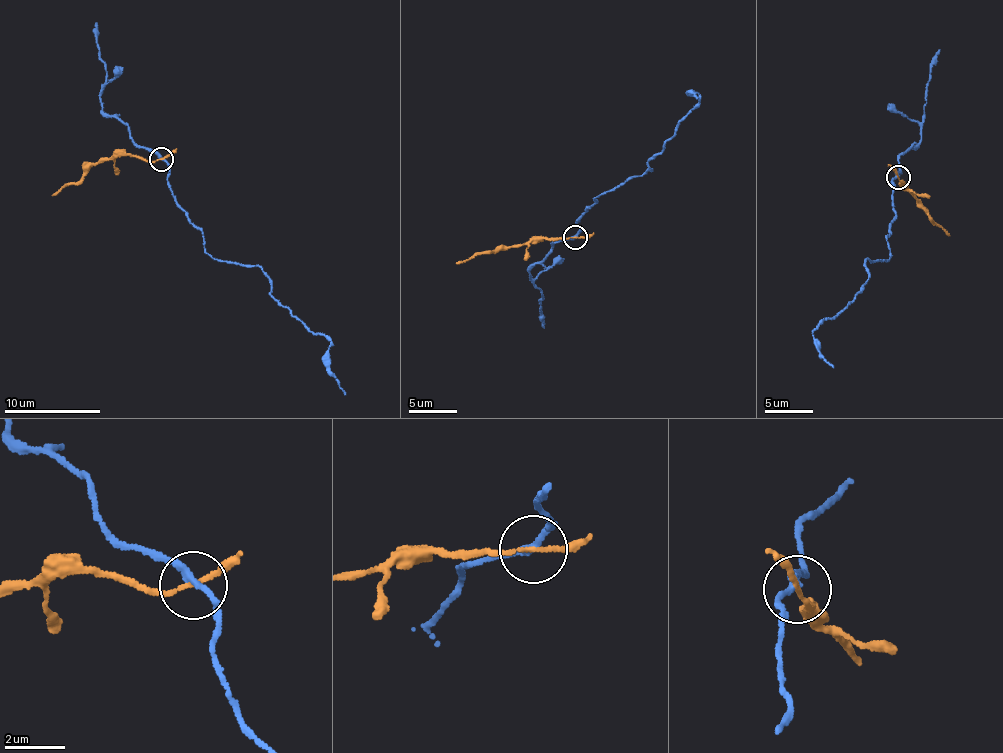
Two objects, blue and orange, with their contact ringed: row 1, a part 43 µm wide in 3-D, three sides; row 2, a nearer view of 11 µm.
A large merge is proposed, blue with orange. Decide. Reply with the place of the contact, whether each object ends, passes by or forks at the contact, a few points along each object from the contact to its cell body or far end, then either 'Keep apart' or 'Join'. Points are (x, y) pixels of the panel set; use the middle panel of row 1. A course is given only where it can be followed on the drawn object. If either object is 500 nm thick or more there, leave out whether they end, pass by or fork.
Place: (575, 237). At the ring blue passes by. At the ring orange passes by. Course of blue: (574, 235), (582, 229), (575, 222), (593, 199), (651, 170), (647, 164), (695, 107), (690, 90), (698, 99). Course of orange: (574, 237), (529, 240), (476, 254), (456, 264). Keep apart

